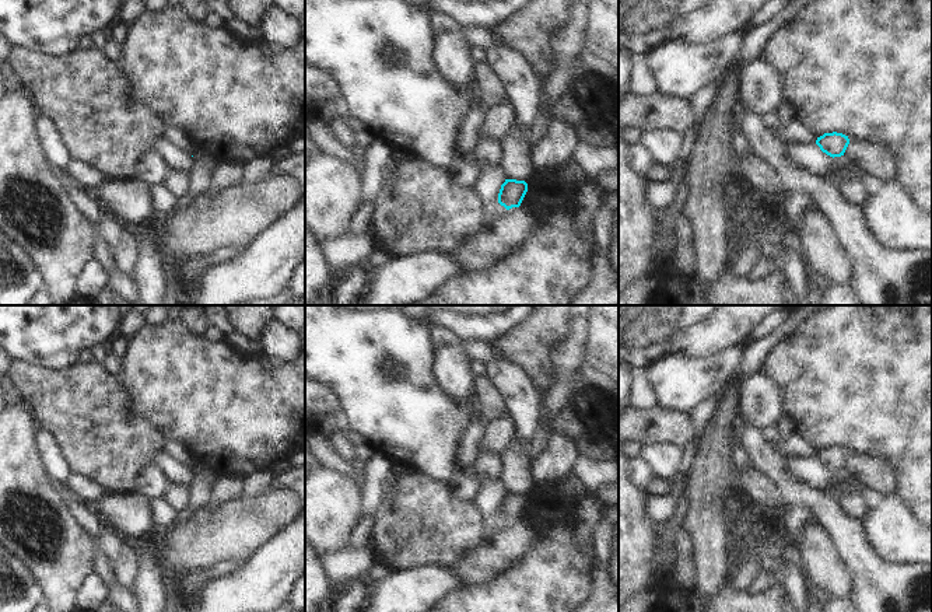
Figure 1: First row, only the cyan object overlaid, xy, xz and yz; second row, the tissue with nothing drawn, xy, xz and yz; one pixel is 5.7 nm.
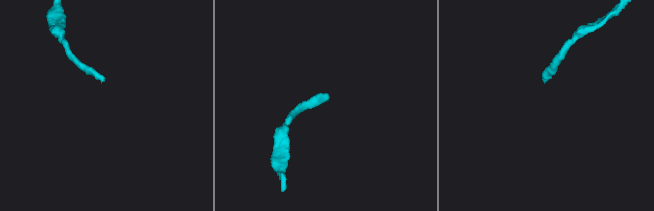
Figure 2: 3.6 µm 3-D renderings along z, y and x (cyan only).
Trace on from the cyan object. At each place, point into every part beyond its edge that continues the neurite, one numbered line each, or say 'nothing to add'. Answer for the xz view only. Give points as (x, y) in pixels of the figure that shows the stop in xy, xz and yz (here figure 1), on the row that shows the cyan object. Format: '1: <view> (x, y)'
nothing to add

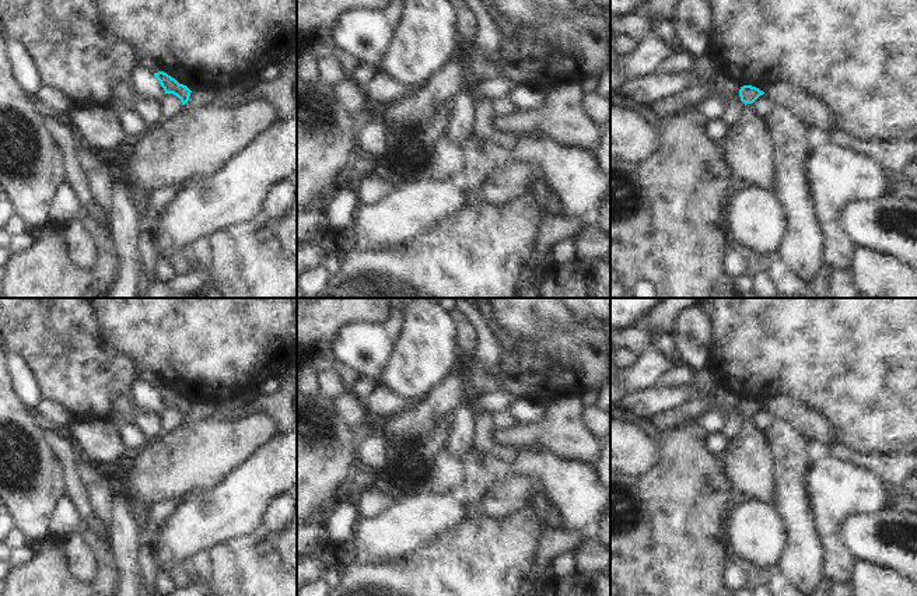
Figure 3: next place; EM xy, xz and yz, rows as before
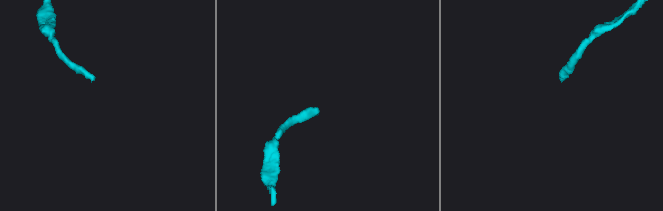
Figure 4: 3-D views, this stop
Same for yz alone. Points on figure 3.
1: yz (749, 153)

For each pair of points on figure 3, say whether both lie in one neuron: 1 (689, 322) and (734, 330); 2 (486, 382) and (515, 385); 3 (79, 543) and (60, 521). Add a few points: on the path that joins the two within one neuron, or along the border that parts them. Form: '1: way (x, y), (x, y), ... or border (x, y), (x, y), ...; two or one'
1: border (704, 312), (711, 326), (711, 358); two
2: way (493, 382), (508, 382); one
3: border (81, 528), (72, 533); two

